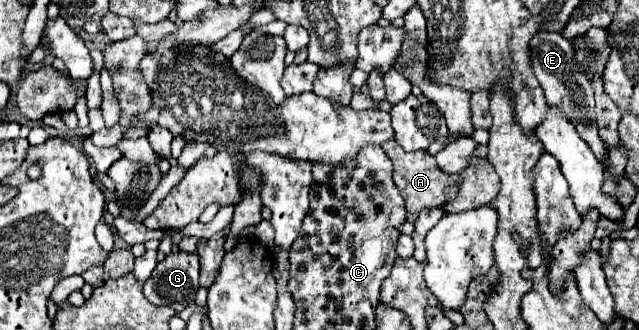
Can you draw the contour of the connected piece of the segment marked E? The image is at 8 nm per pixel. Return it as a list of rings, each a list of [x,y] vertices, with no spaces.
[[[548,31],[536,33],[536,37],[532,37],[532,43],[530,43],[530,65],[532,65],[532,73],[540,81],[540,87],[544,89],[548,105],[556,105],[562,109],[562,113],[576,125],[578,135],[590,145],[596,159],[602,161],[606,147],[604,147],[602,139],[598,137],[592,83],[588,81],[588,77],[584,73],[574,69],[574,49],[572,49],[570,41],[564,39],[562,33],[548,33]]]

